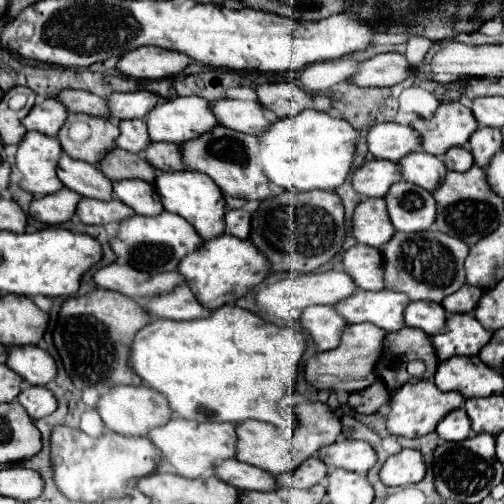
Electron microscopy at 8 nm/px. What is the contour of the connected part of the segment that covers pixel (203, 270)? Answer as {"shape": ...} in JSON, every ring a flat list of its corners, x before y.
{"shape":[[223,234,205,242,199,250,187,254,177,270,185,276,185,284,193,290,195,298,201,300,207,310,215,310,217,306,237,302,251,288,259,286,269,274,269,260,265,260,265,256,253,248,251,240]]}

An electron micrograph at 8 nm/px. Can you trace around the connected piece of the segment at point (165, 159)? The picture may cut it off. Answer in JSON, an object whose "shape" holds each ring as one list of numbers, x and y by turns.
{"shape":[[153,142,145,150,145,158,161,172,181,172,185,164,181,164,181,144]]}

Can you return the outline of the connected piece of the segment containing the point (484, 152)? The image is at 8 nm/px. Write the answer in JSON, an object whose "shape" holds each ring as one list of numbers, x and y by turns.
{"shape":[[479,128,473,132,473,136,467,142,469,152,475,156,475,164,479,168,485,168,489,160,501,150,503,138,497,128]]}

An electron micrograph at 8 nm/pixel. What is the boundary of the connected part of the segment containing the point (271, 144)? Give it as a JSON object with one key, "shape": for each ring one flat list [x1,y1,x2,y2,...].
{"shape":[[305,110,293,118,277,120,263,136,257,138,259,138,259,153,261,148,265,160,262,162,257,154,257,164,269,176,269,180,275,186,291,192,305,192,315,188,335,190,345,182,353,166,359,132,343,118,333,118,327,112]]}

